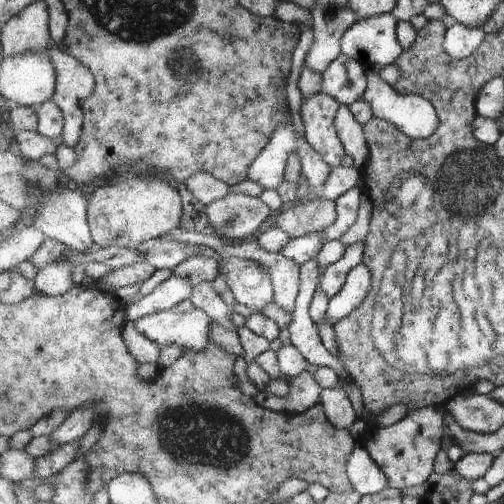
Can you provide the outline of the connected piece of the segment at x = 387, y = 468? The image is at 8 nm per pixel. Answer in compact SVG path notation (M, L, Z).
M435 405L410 411L410 413L394 425L383 427L366 424L365 434L371 435L365 442L365 448L373 460L387 475L389 484L396 489L410 489L421 486L433 474L435 458L441 452L441 438L446 424L445 410Z

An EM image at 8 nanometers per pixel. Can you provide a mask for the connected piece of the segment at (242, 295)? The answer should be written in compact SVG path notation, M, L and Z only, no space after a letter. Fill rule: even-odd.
M220 257L218 274L226 280L237 302L248 306L255 313L274 301L270 270L256 260Z

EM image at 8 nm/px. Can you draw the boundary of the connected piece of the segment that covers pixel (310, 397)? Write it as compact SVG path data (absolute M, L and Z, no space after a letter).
M302 372L298 377L290 379L289 384L290 391L285 398L260 391L254 396L255 402L269 410L293 414L304 413L319 404L323 388L314 374Z

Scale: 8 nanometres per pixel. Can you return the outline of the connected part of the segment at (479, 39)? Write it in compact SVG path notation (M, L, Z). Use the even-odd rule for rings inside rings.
M449 21L446 32L446 51L454 59L469 58L486 39L481 27L468 27L455 21Z

